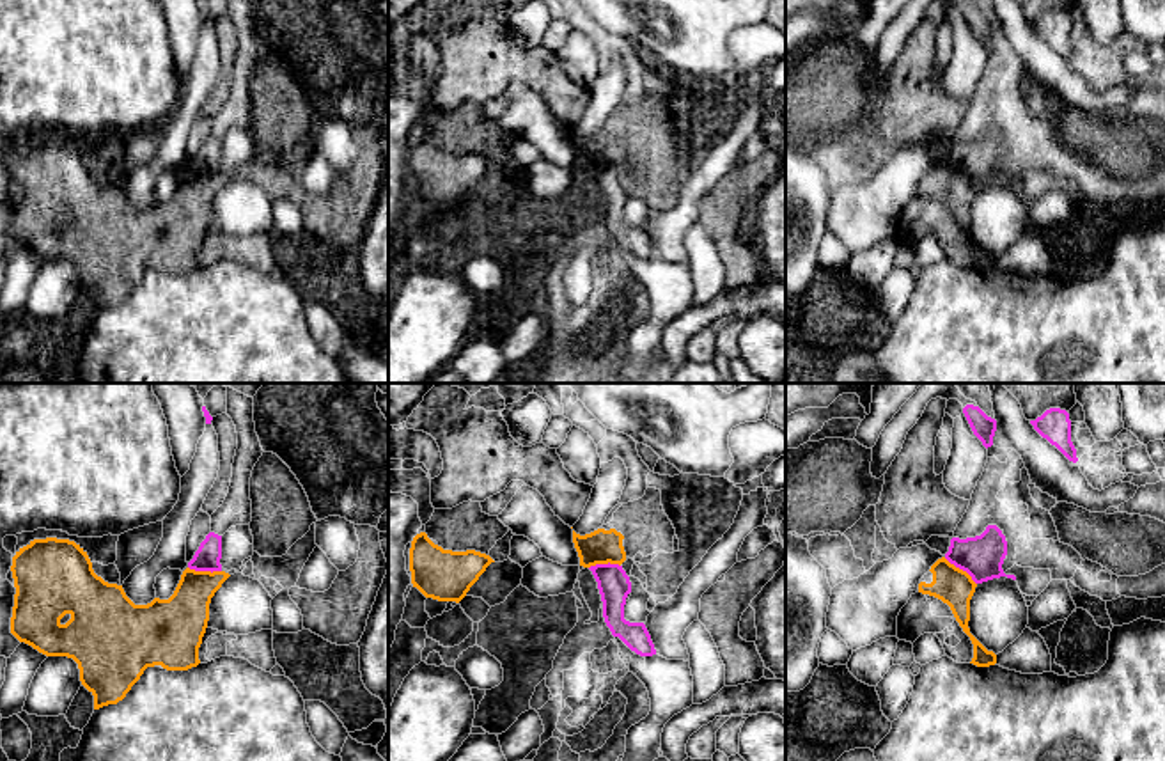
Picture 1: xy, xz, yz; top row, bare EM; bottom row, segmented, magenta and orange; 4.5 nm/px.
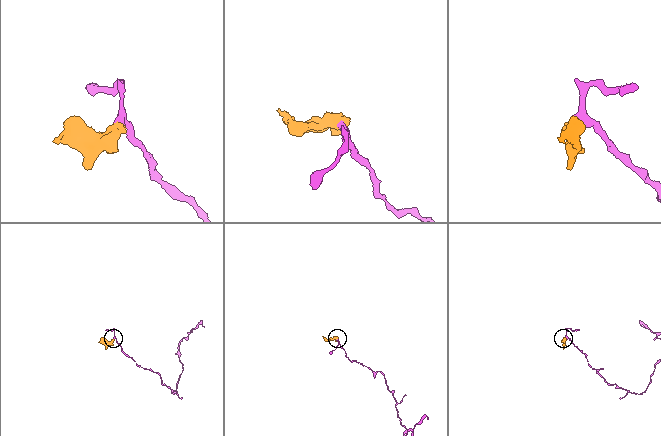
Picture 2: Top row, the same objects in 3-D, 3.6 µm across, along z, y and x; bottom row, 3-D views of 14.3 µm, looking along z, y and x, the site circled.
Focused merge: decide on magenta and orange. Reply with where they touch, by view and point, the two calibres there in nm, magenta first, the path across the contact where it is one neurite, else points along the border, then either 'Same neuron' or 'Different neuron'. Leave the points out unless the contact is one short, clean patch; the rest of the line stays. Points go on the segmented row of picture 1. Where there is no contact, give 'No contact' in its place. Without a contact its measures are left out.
Touches magenta at yz (961, 568). Thickness 190 nm (magenta) against 170 nm. Boundary: yz (944, 557), (961, 568), (976, 584). Different neuron

